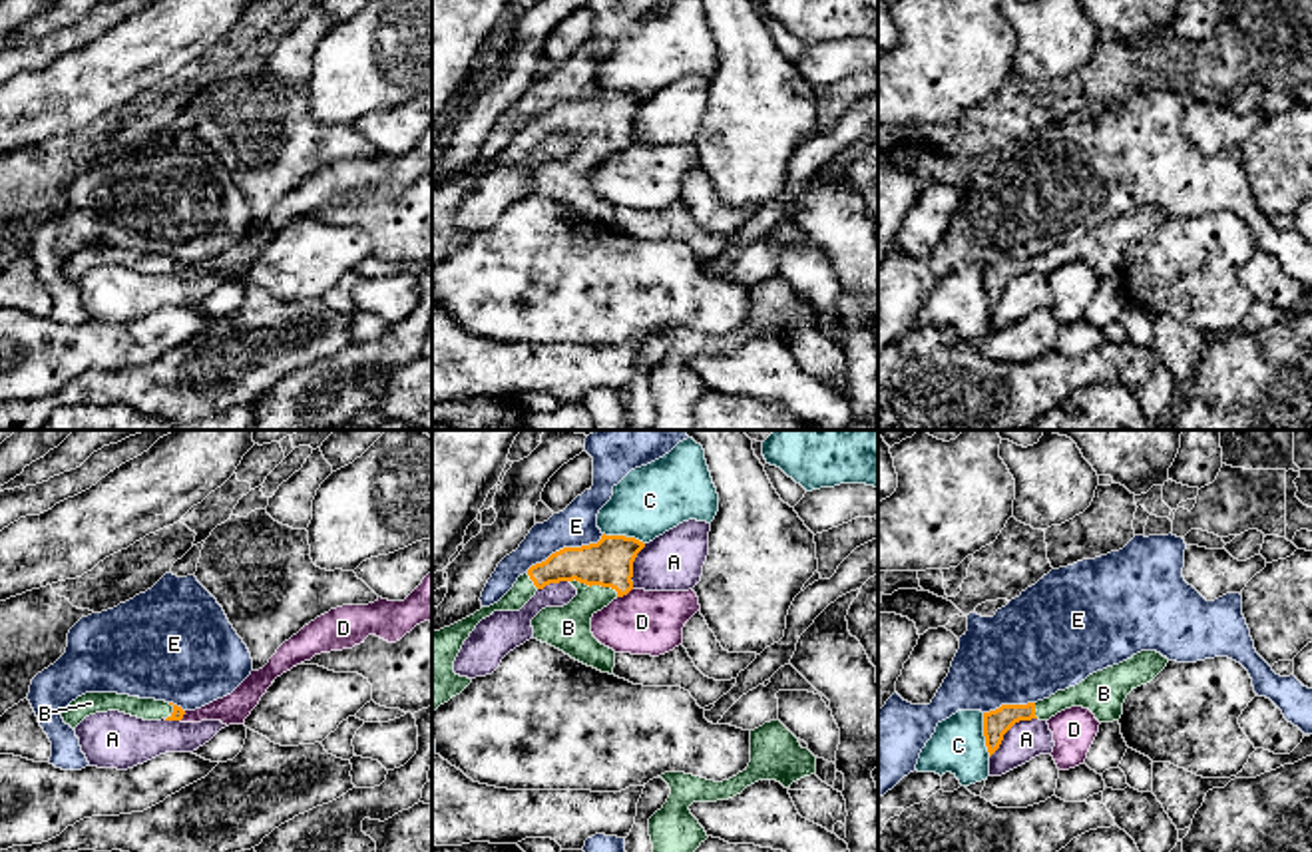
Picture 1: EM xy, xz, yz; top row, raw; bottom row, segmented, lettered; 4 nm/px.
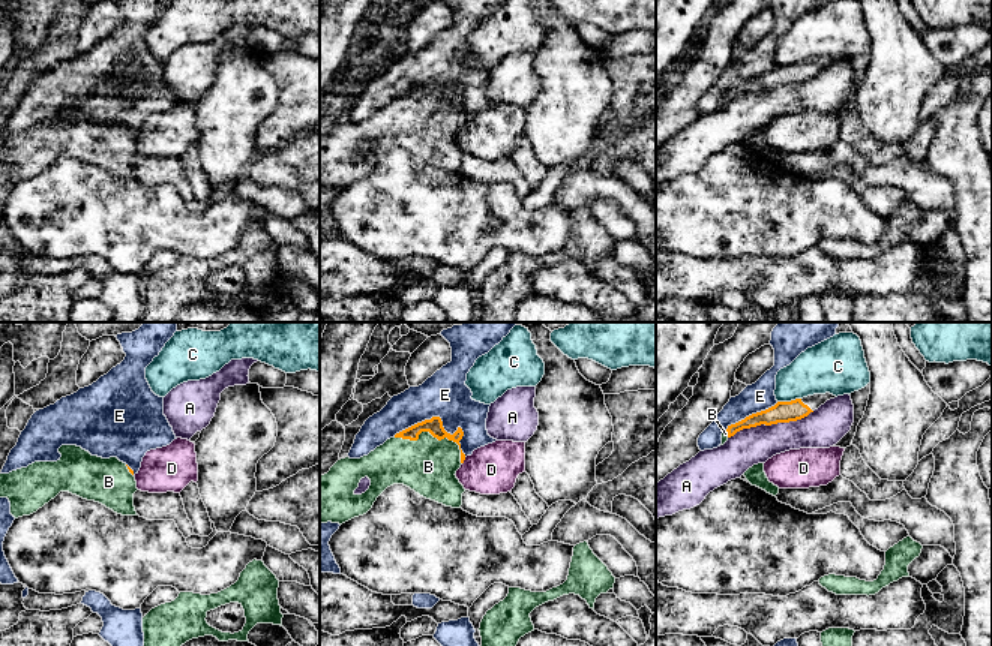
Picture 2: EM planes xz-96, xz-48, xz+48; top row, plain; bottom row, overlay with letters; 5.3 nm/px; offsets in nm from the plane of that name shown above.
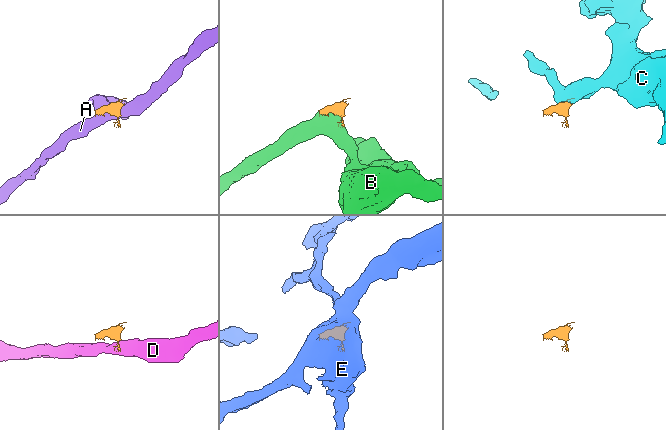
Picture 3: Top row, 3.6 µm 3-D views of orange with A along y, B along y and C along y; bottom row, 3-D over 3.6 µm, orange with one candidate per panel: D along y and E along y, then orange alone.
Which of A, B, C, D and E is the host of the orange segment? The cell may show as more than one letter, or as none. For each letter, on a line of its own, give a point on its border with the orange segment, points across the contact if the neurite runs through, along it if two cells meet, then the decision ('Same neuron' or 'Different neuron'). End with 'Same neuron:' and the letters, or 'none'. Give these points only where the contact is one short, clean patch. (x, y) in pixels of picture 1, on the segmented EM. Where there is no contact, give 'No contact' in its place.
A: Touches orange at yz (1008, 729). Different neuron
B: Touches orange at xz (596, 584). Same neuron
C: Touches orange at yz (984, 735). Boundary: yz (982, 713), (982, 735), (990, 755). Different neuron
D: Touches orange at xz (624, 594). Boundary: xz (632, 588), (618, 598). Different neuron
E: Touches orange at xz (564, 548). Different neuron
Same neuron: B

